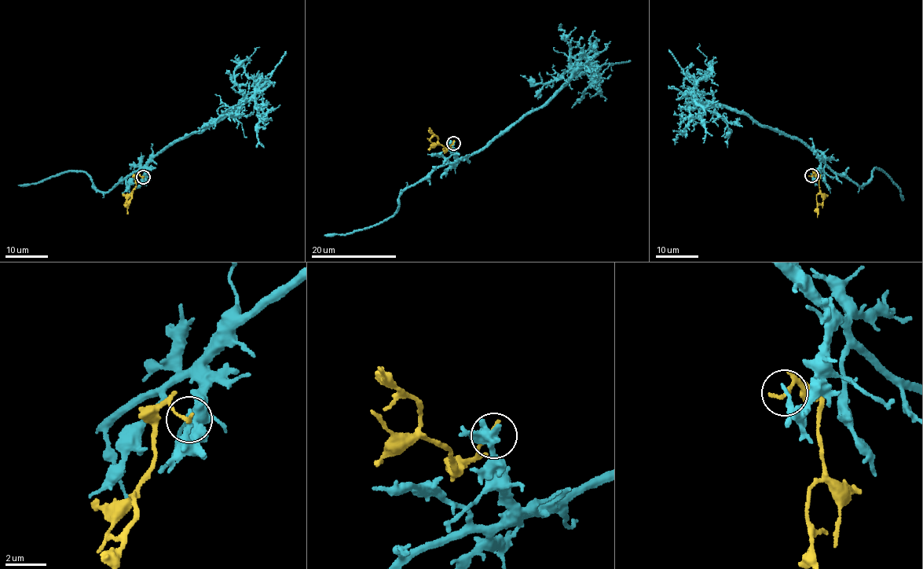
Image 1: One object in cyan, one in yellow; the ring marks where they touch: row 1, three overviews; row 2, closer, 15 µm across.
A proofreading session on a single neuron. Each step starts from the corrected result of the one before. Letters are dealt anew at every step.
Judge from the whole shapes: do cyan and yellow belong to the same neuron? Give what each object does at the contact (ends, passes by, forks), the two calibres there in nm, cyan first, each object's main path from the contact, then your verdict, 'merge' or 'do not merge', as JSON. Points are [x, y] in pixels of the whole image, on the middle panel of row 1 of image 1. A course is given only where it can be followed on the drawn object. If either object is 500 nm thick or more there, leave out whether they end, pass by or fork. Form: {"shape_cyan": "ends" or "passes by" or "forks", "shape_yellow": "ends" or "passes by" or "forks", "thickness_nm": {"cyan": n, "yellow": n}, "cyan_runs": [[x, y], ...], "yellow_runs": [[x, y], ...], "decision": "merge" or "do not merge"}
{"shape_cyan": "ends", "shape_yellow": "ends", "thickness_nm": {"cyan": 240, "yellow": 170}, "cyan_runs": [[453, 144], [458, 159], [482, 150], [537, 110], [580, 64], [593, 73], [584, 95], [603, 97]], "yellow_runs": [[453, 144], [445, 150], [430, 127]], "decision": "do not merge"}

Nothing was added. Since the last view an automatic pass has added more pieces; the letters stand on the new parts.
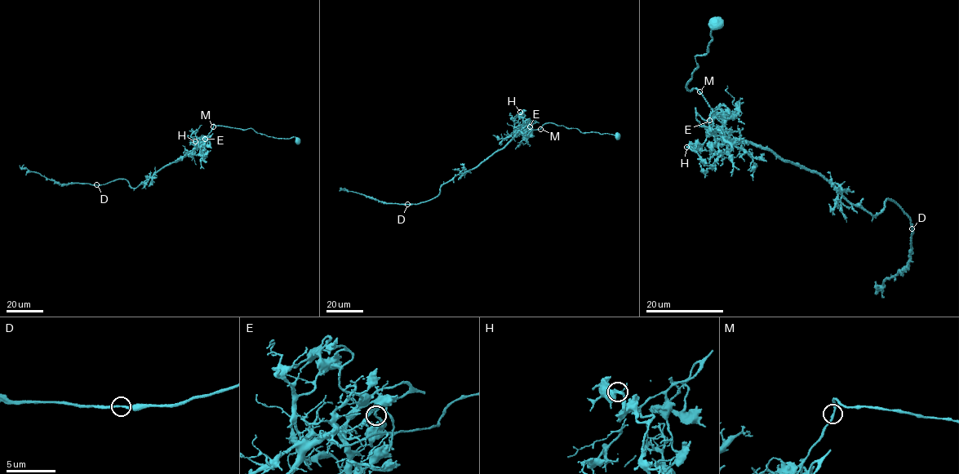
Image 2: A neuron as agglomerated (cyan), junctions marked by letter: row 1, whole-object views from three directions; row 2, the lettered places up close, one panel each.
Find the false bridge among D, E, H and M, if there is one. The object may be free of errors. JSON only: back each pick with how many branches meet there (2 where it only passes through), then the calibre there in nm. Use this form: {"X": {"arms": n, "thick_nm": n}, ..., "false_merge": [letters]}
{"E": {"arms": 2, "thick_nm": 200}, "false_merge": ["E"]}

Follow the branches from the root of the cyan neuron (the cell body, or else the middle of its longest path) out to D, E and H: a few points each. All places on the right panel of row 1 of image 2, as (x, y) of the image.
D: (718, 23), (685, 86), (725, 136), (823, 176), (872, 216), (894, 201), (912, 229)
E: (718, 23), (712, 19), (708, 52), (695, 56), (698, 68), (685, 86), (704, 98), (712, 111), (710, 121)
H: (718, 23), (685, 86), (723, 125), (706, 130), (697, 150), (686, 147)

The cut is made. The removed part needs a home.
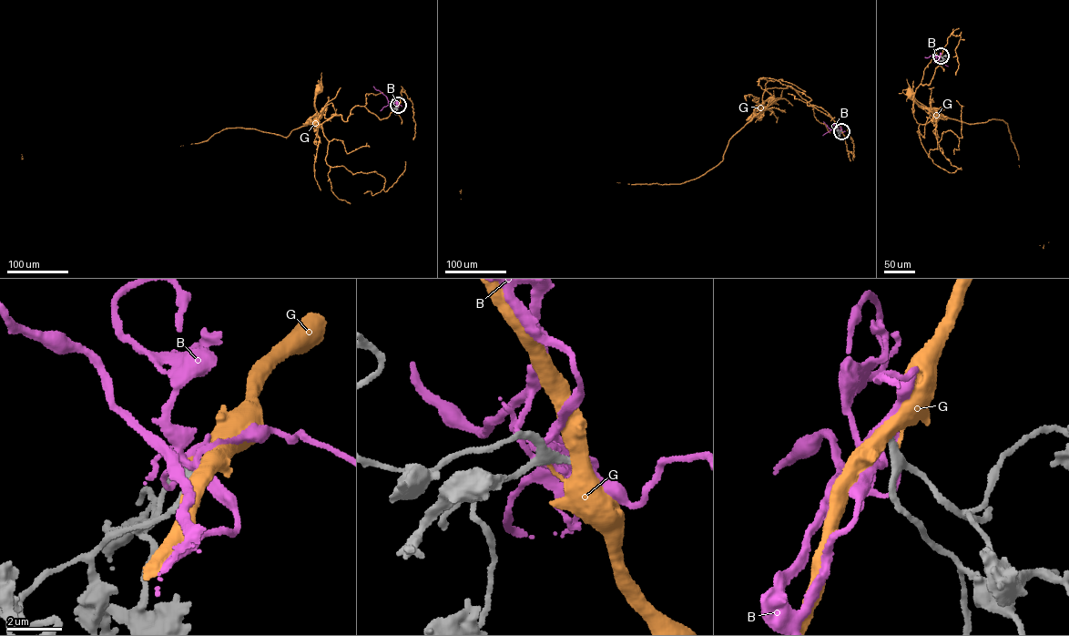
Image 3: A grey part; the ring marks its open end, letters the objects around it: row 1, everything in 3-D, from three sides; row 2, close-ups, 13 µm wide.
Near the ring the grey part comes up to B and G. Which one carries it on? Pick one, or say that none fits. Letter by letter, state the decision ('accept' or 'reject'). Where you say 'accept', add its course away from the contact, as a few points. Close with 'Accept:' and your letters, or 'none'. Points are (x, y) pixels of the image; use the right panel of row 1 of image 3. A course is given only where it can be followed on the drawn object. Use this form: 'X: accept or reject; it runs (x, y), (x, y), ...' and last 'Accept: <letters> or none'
B: reject
G: reject
Accept: none

